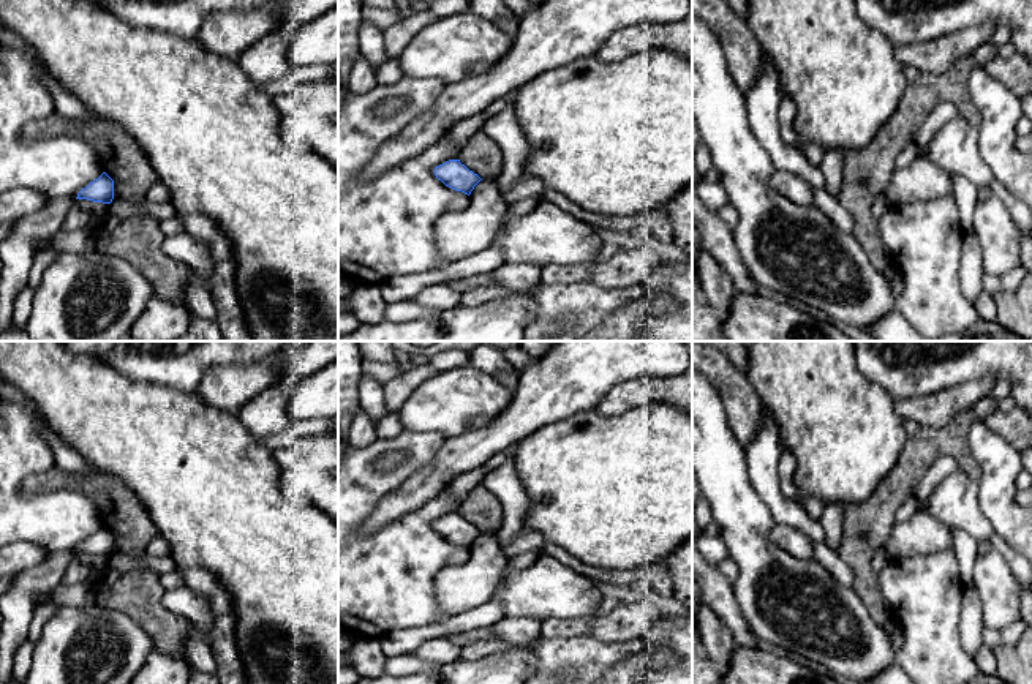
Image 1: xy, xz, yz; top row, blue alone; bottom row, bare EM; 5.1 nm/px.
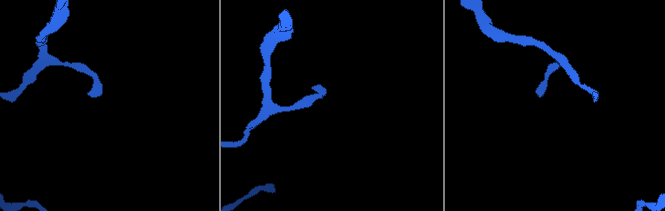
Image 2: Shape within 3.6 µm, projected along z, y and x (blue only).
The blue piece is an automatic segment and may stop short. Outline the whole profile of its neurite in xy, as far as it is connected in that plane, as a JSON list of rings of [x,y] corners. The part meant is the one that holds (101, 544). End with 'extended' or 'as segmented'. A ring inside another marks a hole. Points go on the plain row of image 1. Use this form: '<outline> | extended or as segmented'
[[[103,526],[98,532],[82,542],[76,553],[111,558],[114,553],[114,534]]] | as segmented

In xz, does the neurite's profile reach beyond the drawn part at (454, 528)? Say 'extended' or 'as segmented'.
as segmented

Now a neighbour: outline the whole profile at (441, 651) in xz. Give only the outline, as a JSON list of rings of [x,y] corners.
[[[446,637],[430,638],[424,641],[412,656],[433,663],[450,663],[460,659],[460,648],[450,643]]]

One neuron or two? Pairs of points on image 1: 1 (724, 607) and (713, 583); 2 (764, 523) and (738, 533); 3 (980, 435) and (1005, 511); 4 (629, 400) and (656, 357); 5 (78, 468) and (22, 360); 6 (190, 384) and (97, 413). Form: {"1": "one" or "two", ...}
{"1": "one", "2": "one", "3": "one", "4": "two", "5": "two", "6": "two"}

